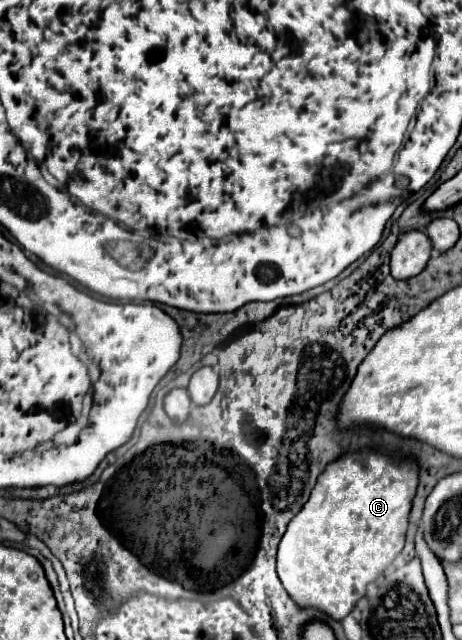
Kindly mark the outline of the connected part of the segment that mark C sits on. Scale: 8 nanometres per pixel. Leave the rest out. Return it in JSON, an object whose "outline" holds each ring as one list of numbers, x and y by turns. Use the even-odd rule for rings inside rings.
{"outline":[[360,449,326,465,310,493,310,499,288,523,288,529,278,545,278,577,300,607,316,607,342,621,356,601,364,597,366,585,376,581,376,577,404,547,408,515,418,487,418,471,420,465,410,461,410,457,392,459,376,449]]}

